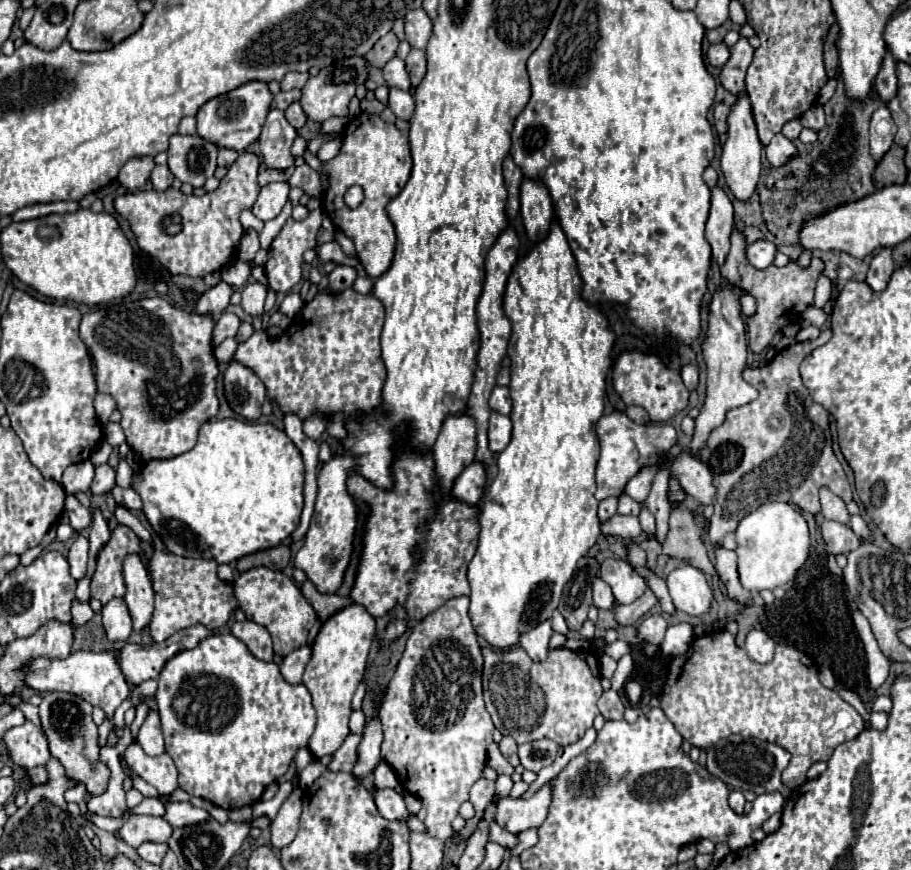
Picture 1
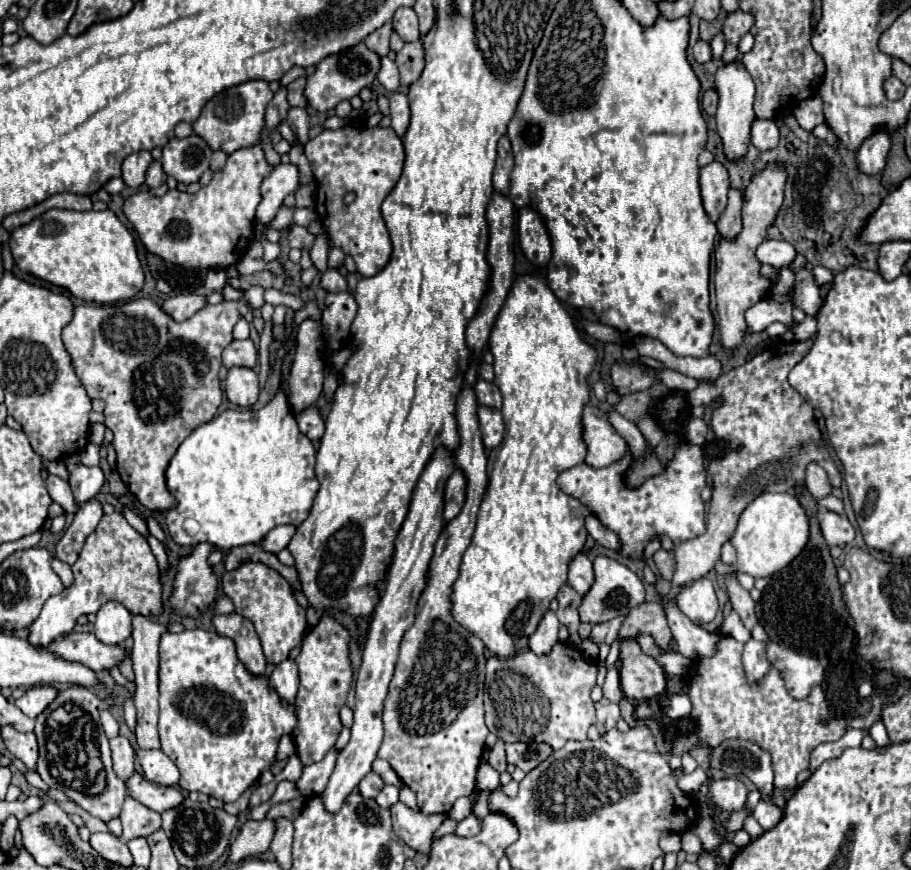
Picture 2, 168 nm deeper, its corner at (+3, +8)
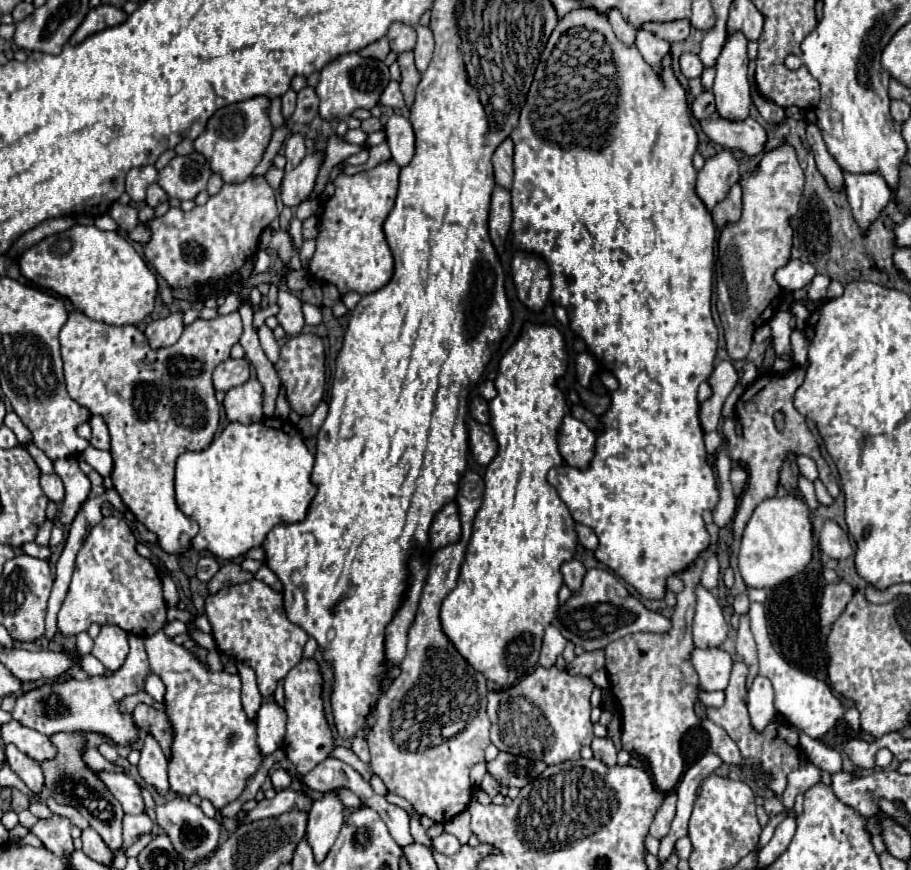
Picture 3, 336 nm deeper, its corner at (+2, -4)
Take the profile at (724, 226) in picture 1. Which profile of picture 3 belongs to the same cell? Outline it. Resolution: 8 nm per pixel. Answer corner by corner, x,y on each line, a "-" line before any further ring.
719,152
705,160
703,170
697,174
697,194
713,210
729,192
729,188
739,180
739,166
731,152

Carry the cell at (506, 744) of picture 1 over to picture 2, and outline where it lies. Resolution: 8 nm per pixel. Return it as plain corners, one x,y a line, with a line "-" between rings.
498,740
492,750
490,750
490,758
488,758
488,764
498,770
500,774
506,770
506,756
504,756
504,742

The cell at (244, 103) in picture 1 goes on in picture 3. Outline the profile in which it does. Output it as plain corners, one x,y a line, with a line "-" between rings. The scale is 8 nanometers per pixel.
255,96
237,104
229,104
217,110
205,128
205,132
195,140
195,150
205,154
213,172
221,174
225,182
243,182
253,174
259,164
269,140
271,140
271,122
269,122
269,98

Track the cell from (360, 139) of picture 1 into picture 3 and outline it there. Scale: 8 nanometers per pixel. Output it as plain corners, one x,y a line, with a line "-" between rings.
391,158
371,170
335,178
335,194
325,202
321,212
321,232
317,250
309,262
309,274
323,282
333,282
341,294
355,290
371,294
383,288
393,274
393,256
383,234
383,222
395,204
399,186
399,166

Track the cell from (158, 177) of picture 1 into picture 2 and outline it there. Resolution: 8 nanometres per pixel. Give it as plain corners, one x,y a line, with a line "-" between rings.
154,160
154,162
150,164
148,172
146,172
146,186
148,186
148,188
158,188
158,186
164,184
164,182
166,182
166,174
164,174
164,170
162,170
162,164

